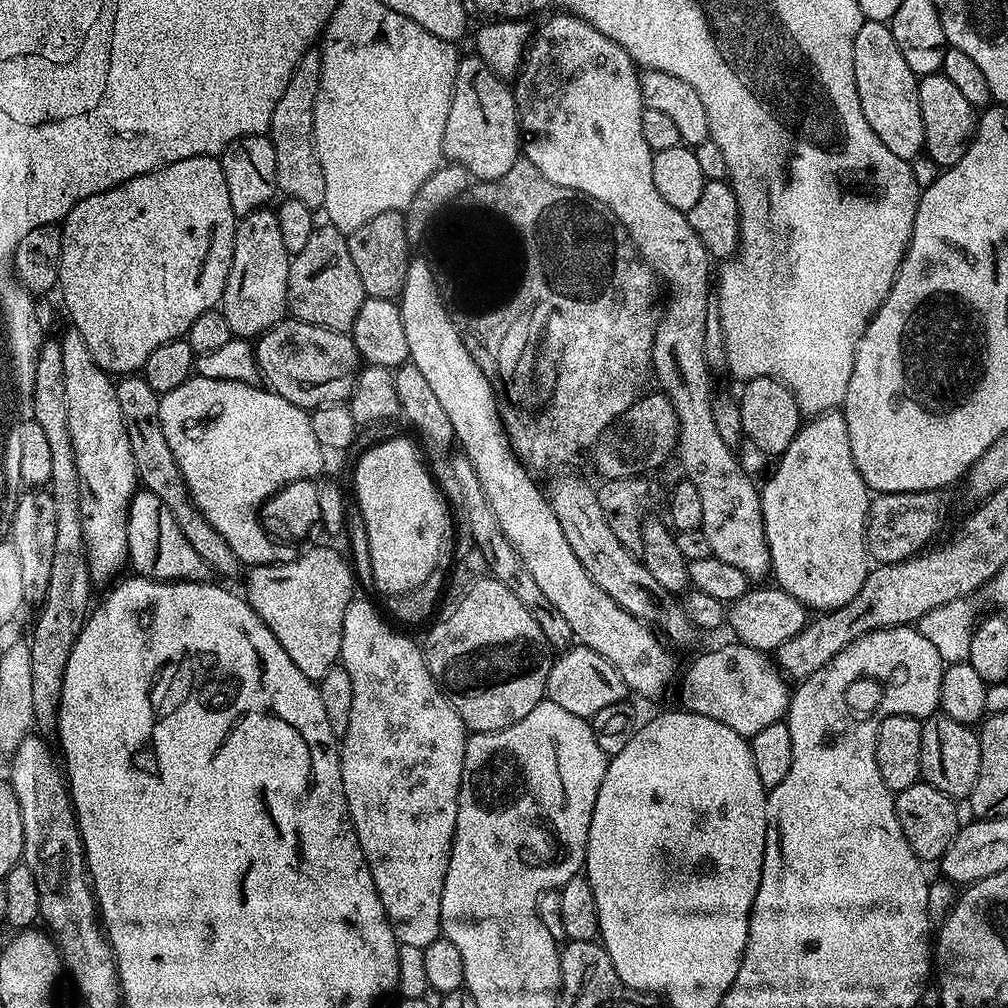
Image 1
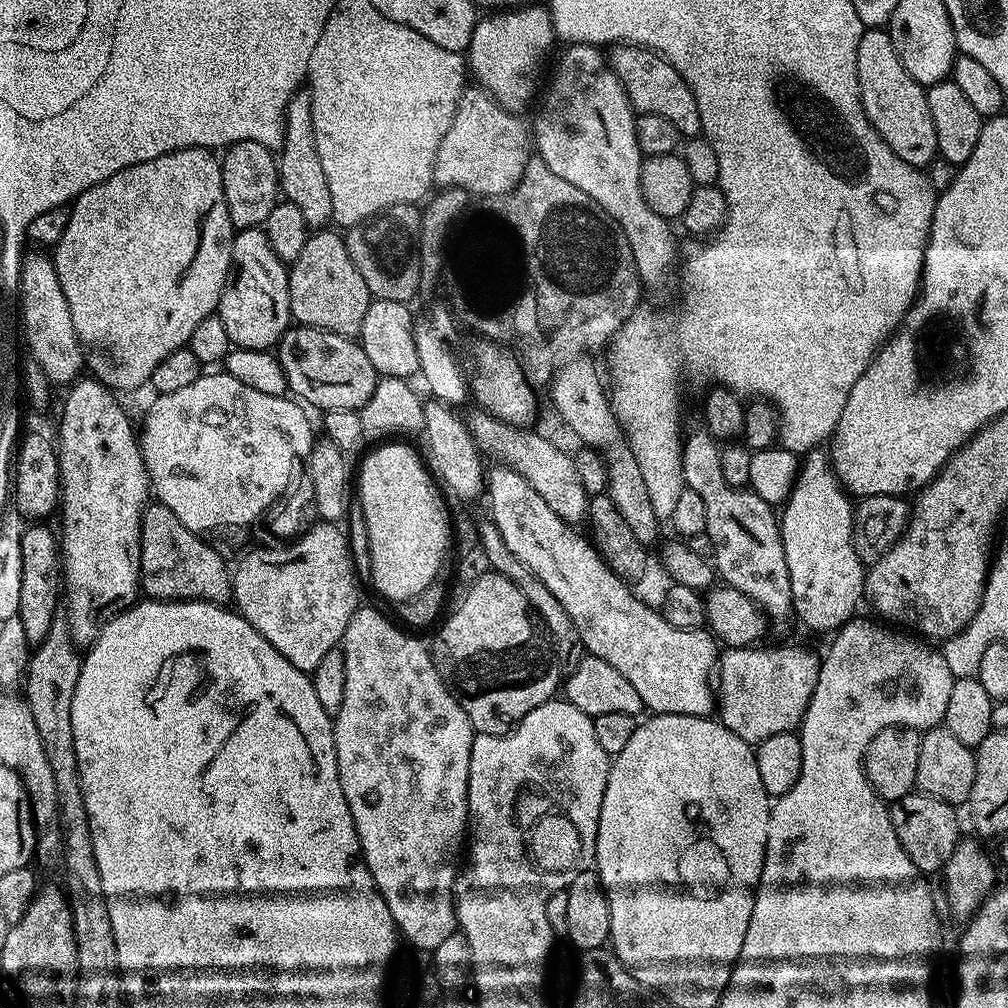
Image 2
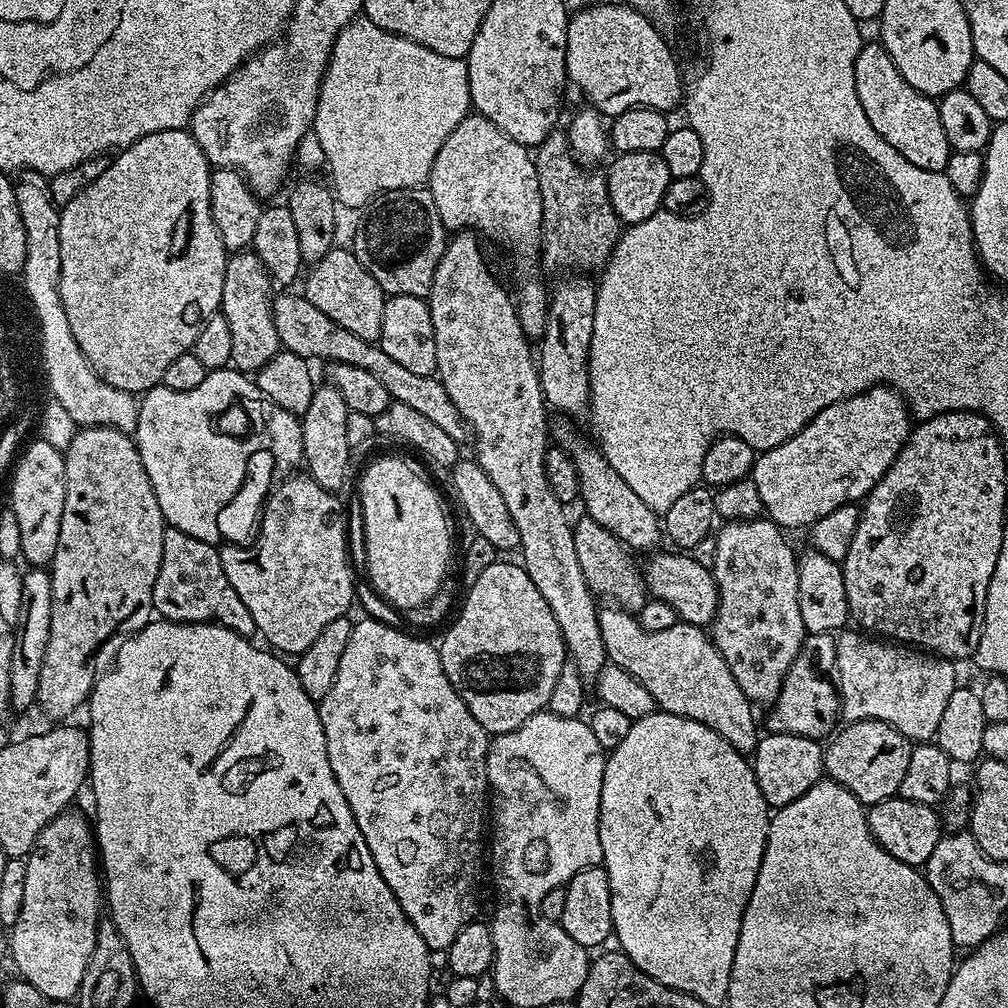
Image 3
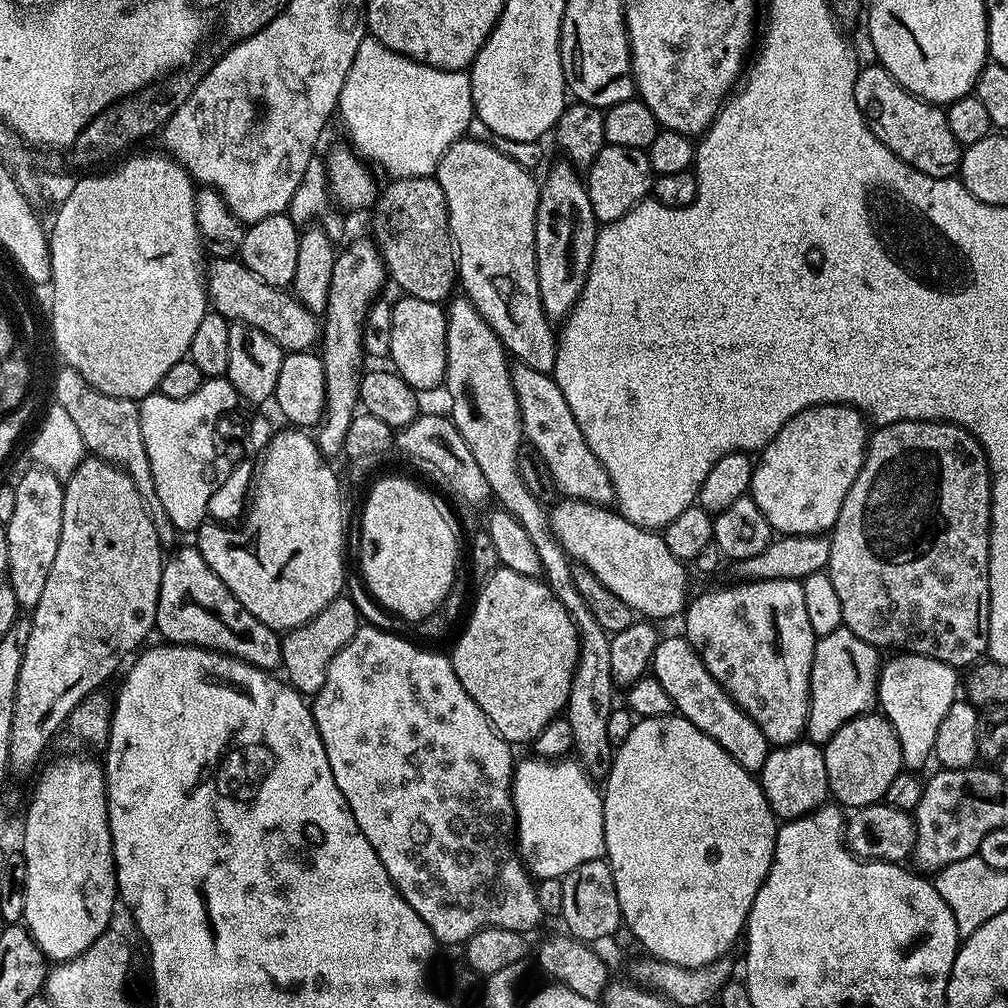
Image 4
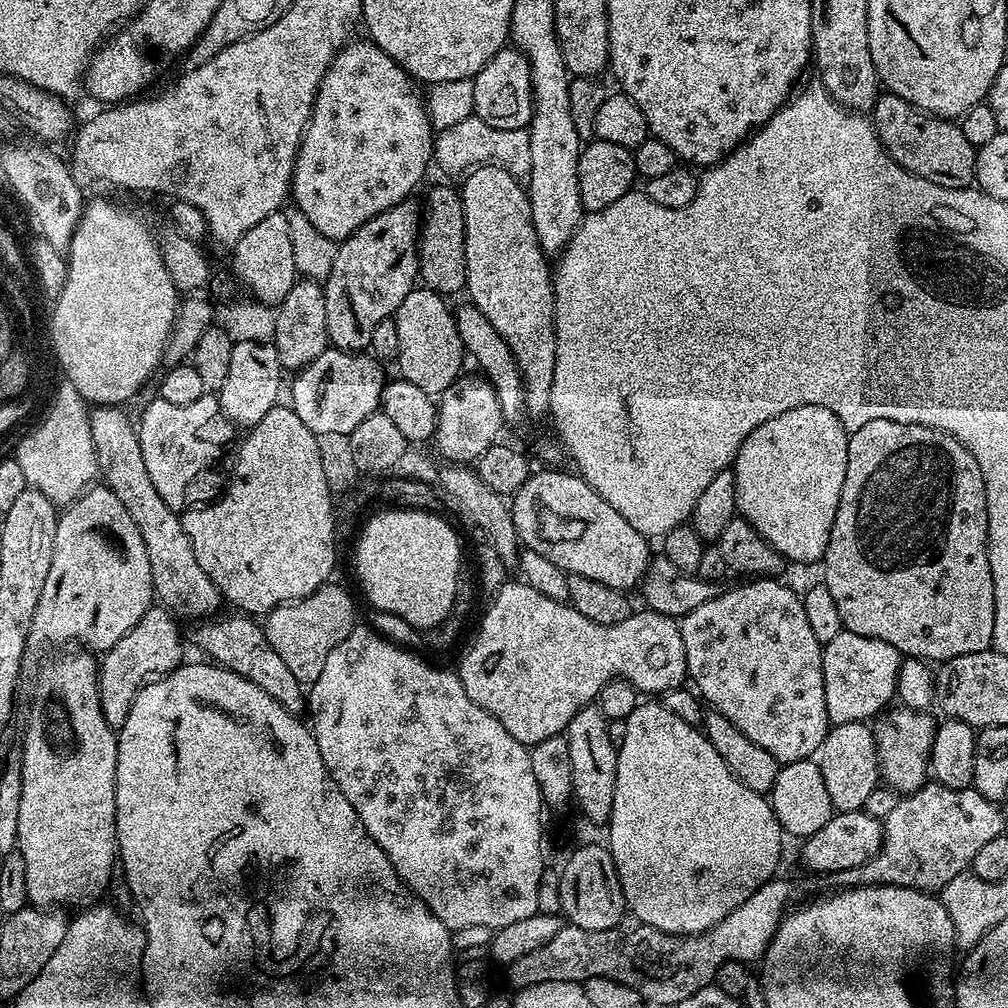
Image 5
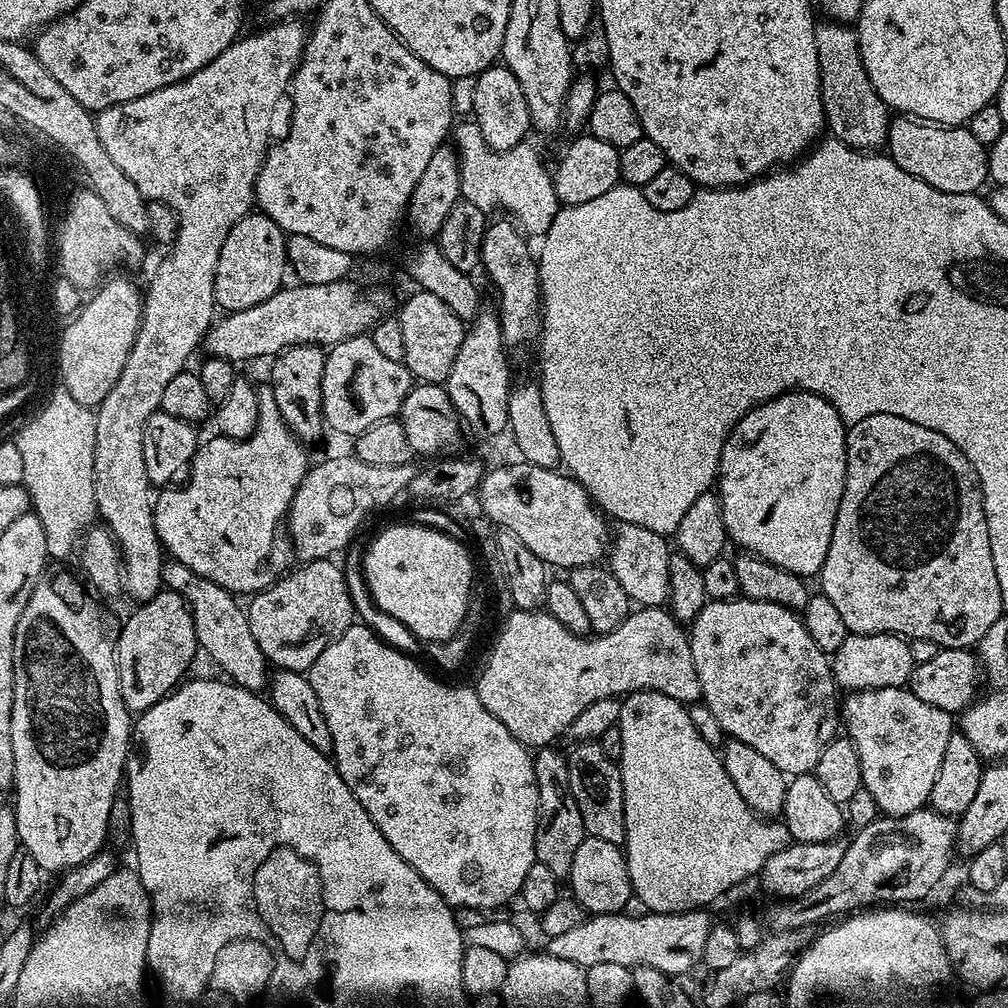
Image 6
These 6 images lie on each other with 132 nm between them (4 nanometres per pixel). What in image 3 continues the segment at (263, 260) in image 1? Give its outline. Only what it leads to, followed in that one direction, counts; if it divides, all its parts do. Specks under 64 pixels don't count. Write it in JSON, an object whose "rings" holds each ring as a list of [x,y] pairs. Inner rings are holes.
{"rings":[[[245,250],[229,255],[228,265],[226,266],[226,278],[222,282],[222,302],[220,303],[220,312],[230,322],[230,354],[232,355],[231,367],[238,372],[245,374],[255,374],[259,372],[270,358],[274,358],[276,353],[281,351],[282,345],[278,338],[276,324],[272,320],[272,302],[274,299],[274,281],[268,275],[266,266],[262,258],[258,258],[256,253],[251,250]]]}

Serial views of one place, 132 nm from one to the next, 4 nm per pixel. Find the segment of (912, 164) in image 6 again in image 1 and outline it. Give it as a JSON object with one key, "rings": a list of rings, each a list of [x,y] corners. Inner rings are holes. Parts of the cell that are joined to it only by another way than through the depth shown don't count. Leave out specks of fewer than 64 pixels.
{"rings":[[[865,20],[854,38],[854,82],[858,86],[858,102],[862,102],[862,114],[866,114],[866,122],[870,122],[870,130],[874,130],[874,134],[878,134],[882,146],[887,146],[892,153],[898,154],[898,158],[909,162],[921,155],[924,152],[924,143],[926,142],[926,126],[922,124],[922,106],[918,106],[918,86],[920,82],[910,70],[906,58],[902,58],[902,49],[898,46],[898,42],[894,42],[891,27],[883,20]]]}

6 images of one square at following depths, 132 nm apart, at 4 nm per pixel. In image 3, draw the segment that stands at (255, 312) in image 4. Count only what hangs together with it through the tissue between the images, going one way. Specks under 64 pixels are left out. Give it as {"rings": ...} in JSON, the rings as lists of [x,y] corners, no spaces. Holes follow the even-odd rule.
{"rings":[[[302,294],[277,295],[272,302],[272,320],[276,324],[283,351],[303,356],[309,362],[328,360],[327,362],[346,366],[358,366],[358,370],[370,370],[370,374],[374,374],[374,378],[378,378],[378,382],[386,386],[389,397],[395,403],[405,404],[413,410],[418,410],[418,414],[430,418],[434,426],[440,427],[457,442],[469,439],[470,429],[465,424],[462,414],[458,414],[458,406],[450,402],[446,394],[446,386],[442,386],[439,378],[435,375],[413,374],[412,371],[404,369],[400,363],[394,362],[394,358],[390,358],[390,354],[380,349],[379,343],[358,338],[358,334],[346,330],[346,326],[338,326],[338,322],[334,322],[334,318],[327,316],[323,308],[314,306]]]}

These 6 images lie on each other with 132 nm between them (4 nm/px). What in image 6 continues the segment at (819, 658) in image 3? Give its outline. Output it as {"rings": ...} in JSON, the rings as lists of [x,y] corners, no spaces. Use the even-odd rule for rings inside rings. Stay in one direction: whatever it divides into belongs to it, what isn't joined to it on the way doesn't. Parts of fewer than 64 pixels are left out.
{"rings":[[[851,633],[836,652],[831,653],[832,677],[841,689],[849,693],[865,691],[867,688],[903,688],[912,679],[913,645],[905,637],[894,634]]]}

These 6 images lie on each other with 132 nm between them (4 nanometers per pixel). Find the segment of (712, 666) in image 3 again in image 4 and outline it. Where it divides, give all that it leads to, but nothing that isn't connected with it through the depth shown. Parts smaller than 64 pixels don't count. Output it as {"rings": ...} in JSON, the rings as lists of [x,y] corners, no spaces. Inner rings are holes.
{"rings":[[[666,635],[659,641],[656,652],[652,655],[651,675],[655,676],[658,682],[662,682],[666,694],[670,694],[670,702],[673,709],[679,715],[685,716],[702,734],[710,734],[734,762],[738,762],[750,773],[758,774],[762,766],[766,766],[766,758],[770,751],[770,745],[766,734],[758,730],[758,726],[752,721],[742,709],[726,694],[724,687],[706,670],[702,658],[690,646],[690,642],[685,640],[683,635]]]}

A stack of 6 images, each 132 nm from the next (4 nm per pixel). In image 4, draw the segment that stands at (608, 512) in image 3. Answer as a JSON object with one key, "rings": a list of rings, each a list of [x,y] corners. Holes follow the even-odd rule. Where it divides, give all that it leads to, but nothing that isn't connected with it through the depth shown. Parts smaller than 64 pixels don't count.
{"rings":[[[519,362],[513,363],[511,370],[524,440],[543,458],[546,466],[550,466],[557,493],[561,497],[581,500],[587,504],[611,505],[614,486],[610,482],[610,476],[606,474],[602,462],[598,462],[594,450],[586,446],[586,438],[582,438],[582,430],[578,430],[578,422],[574,422],[574,414],[570,414],[570,406],[566,403],[562,390],[558,390],[556,381],[549,373],[539,372]]]}

